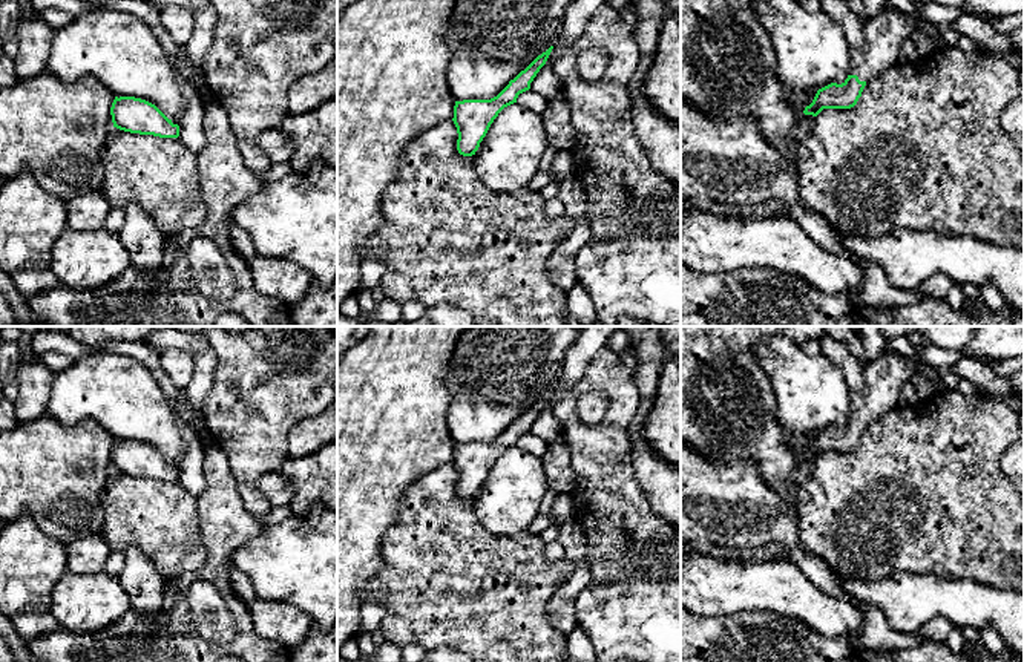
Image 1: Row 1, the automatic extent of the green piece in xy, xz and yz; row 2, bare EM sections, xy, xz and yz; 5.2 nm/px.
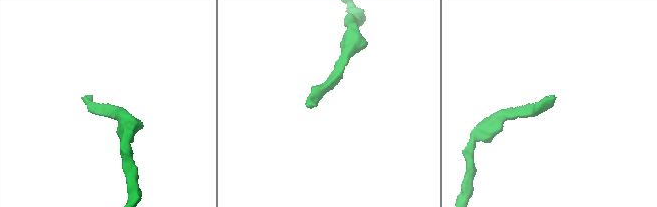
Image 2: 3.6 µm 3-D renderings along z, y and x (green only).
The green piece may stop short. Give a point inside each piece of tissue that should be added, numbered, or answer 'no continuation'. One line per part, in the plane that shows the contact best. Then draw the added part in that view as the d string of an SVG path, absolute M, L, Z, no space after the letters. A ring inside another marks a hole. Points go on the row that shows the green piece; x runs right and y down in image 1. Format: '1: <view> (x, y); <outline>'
1: yz (883, 36); M883 9L875 18L865 23L863 44L849 49L852 60L849 75L869 81L883 74L898 61L901 44L914 34L924 34L938 49L943 48L932 21L921 15Z

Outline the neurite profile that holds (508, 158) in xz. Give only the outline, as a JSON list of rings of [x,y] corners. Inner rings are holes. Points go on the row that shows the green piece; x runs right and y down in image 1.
[[[514,103],[498,113],[480,143],[477,173],[494,192],[527,188],[547,146],[541,115]]]

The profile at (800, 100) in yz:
[[[805,90],[805,92],[799,92],[799,93],[794,93],[791,92],[791,100],[796,106],[796,112],[797,112],[797,118],[799,118],[799,123],[802,126],[802,133],[811,127],[812,121],[816,116],[812,115],[805,115],[803,110],[806,106],[809,106],[817,93],[817,90]]]

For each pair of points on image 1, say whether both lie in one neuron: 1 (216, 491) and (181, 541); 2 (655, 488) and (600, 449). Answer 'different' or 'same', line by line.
1: different
2: different

